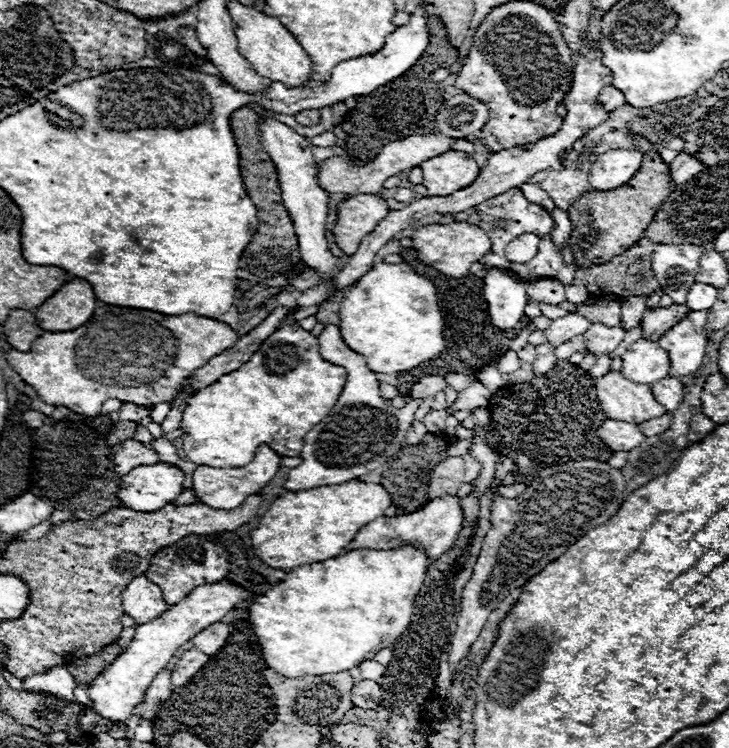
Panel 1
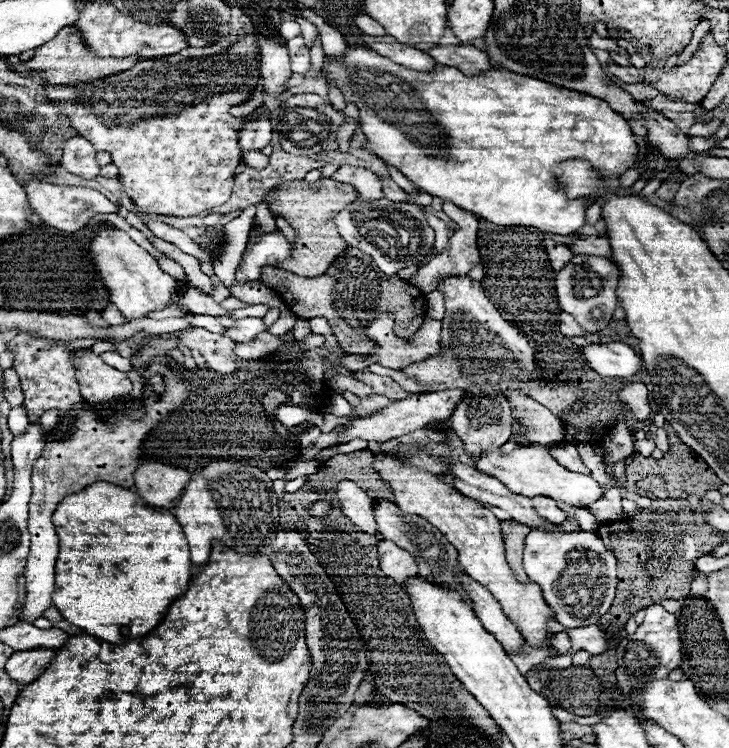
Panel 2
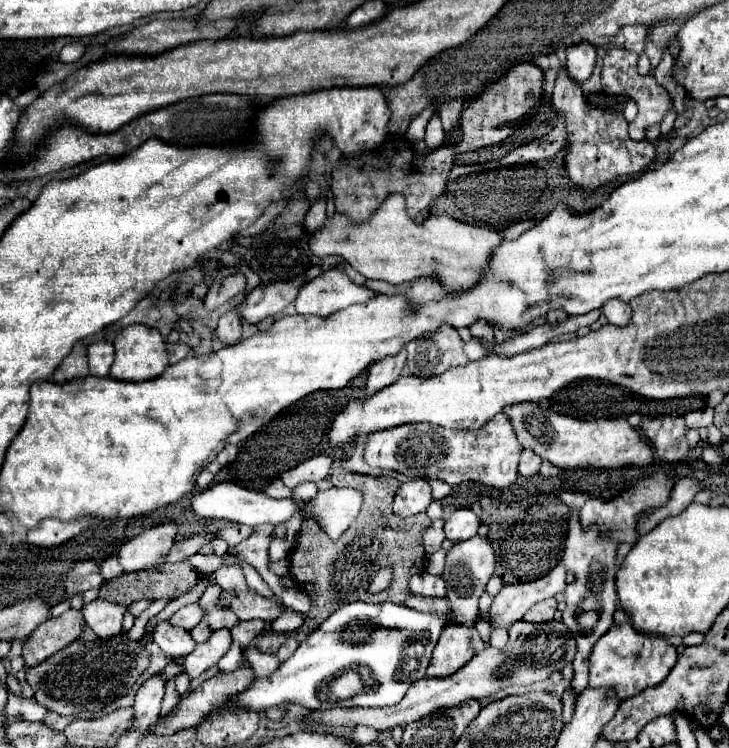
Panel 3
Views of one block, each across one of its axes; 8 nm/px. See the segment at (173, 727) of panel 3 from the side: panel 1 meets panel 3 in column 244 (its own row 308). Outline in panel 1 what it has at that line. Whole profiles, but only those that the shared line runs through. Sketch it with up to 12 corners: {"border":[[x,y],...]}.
{"border":[[684,304],[646,310],[640,326],[644,340],[656,342],[688,316]]}

